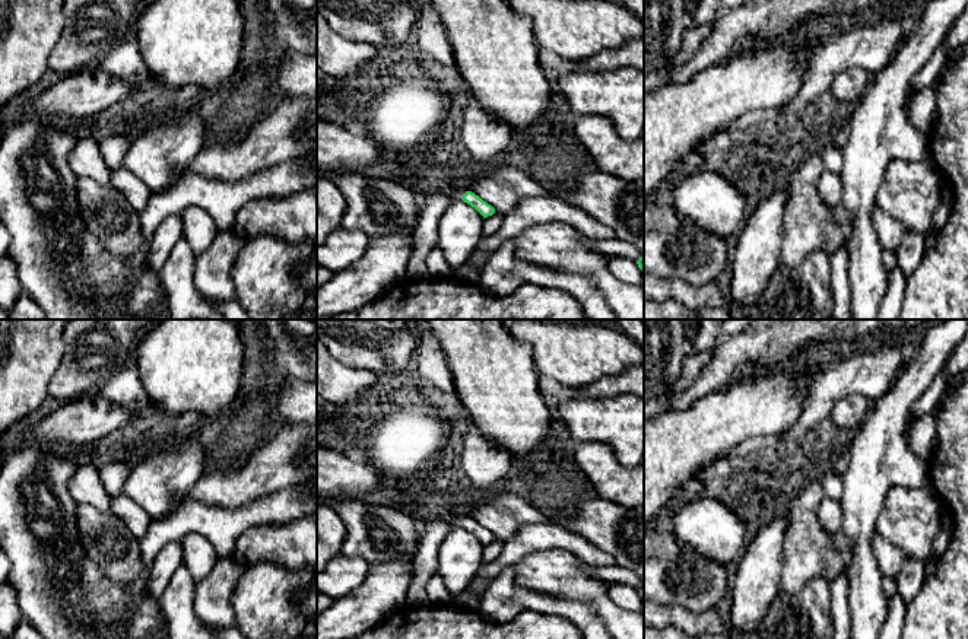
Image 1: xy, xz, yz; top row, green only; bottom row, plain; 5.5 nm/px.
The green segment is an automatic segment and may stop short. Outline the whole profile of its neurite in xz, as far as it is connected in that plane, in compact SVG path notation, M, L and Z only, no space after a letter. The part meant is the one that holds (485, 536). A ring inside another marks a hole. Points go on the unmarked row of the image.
M447 512L442 515L442 519L445 519L450 525L458 525L470 531L483 543L483 546L495 540L495 535L491 531L483 528L479 522L476 522L472 518L466 518L466 516L453 514L453 512Z

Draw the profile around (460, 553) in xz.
M451 525L439 544L438 573L444 578L453 597L472 585L482 565L483 543L463 527Z

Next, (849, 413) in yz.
M850 395L841 398L831 410L829 419L845 432L854 432L867 413L870 411L870 400L863 395Z

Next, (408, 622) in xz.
M453 604L402 605L375 627L352 639L584 639L581 630L561 614L533 610L496 624Z

